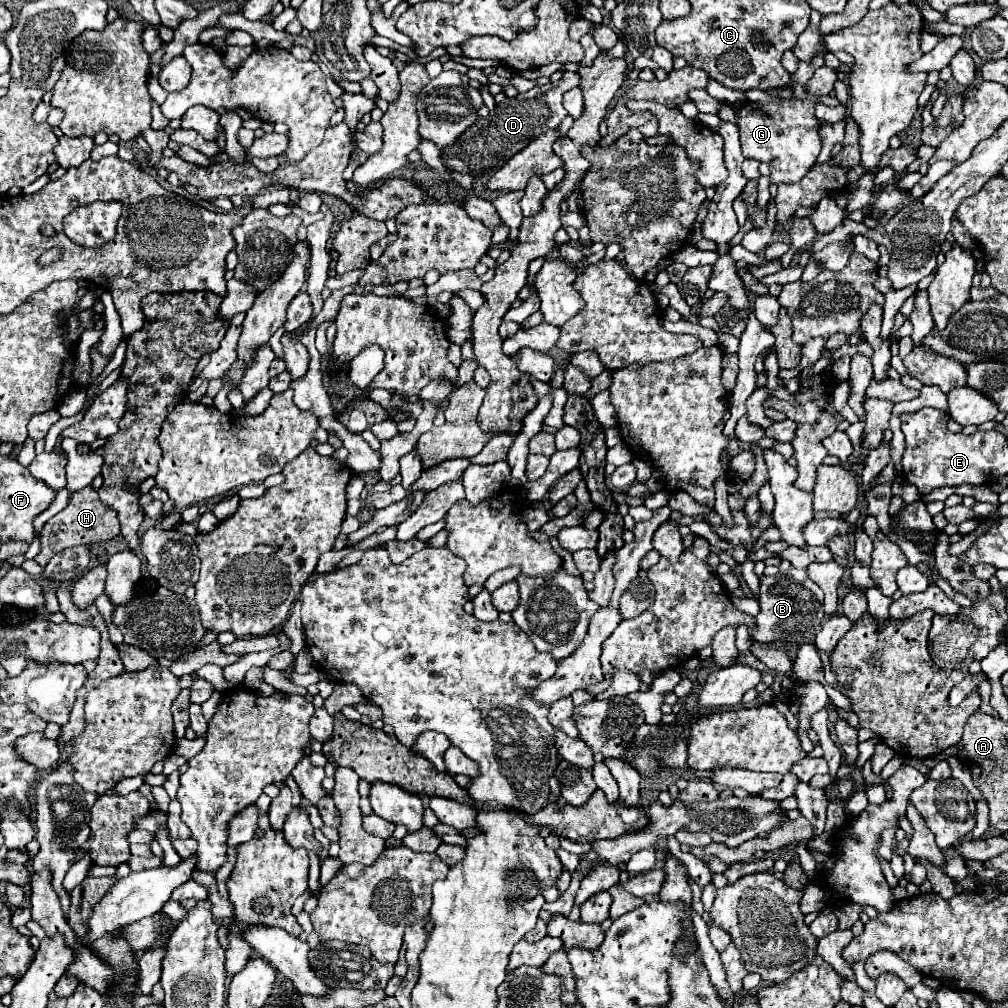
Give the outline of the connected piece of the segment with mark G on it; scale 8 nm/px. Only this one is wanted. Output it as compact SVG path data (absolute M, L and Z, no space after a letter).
M821 66L815 70L813 78L807 82L807 90L811 98L791 98L771 104L759 104L759 102L747 102L737 110L737 126L739 126L739 138L745 158L755 158L759 162L771 164L771 182L773 184L793 184L799 182L815 164L821 140L817 132L817 118L815 118L815 102L819 102L819 96L829 94L833 90L833 82L837 80L837 70L829 66Z

